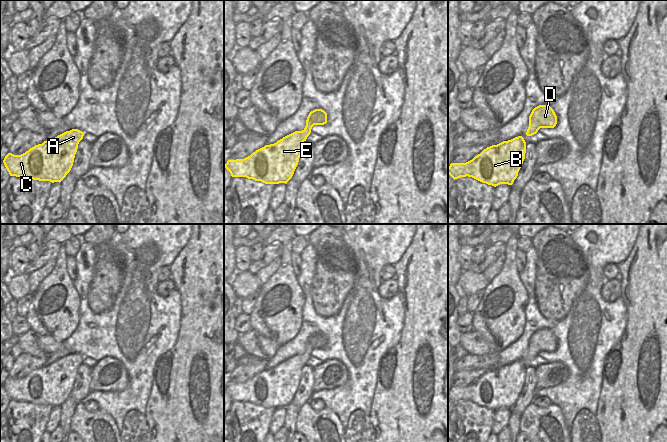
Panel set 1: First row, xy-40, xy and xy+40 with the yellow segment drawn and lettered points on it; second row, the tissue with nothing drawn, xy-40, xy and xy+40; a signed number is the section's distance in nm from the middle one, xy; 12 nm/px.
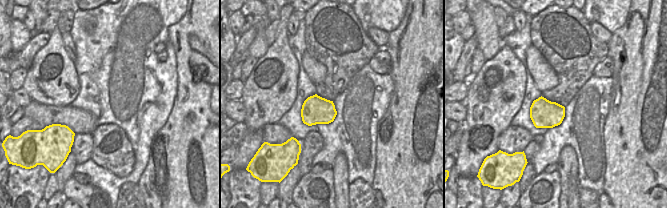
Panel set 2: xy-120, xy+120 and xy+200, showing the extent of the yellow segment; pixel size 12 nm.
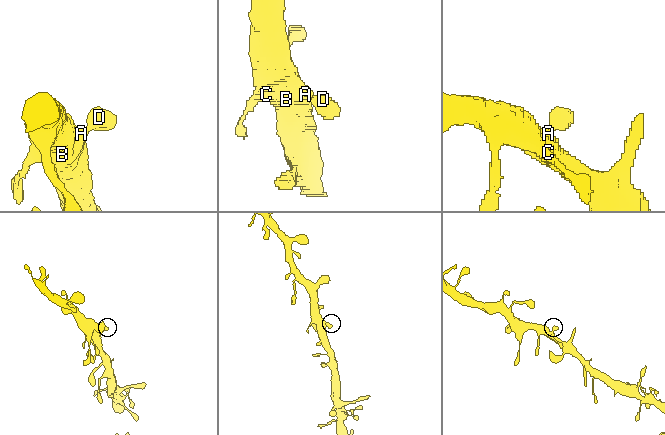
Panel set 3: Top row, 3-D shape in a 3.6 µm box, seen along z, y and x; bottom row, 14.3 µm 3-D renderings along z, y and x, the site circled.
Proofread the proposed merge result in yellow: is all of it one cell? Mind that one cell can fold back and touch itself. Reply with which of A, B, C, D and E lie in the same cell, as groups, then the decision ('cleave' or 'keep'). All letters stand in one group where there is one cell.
A B C D E | keep

